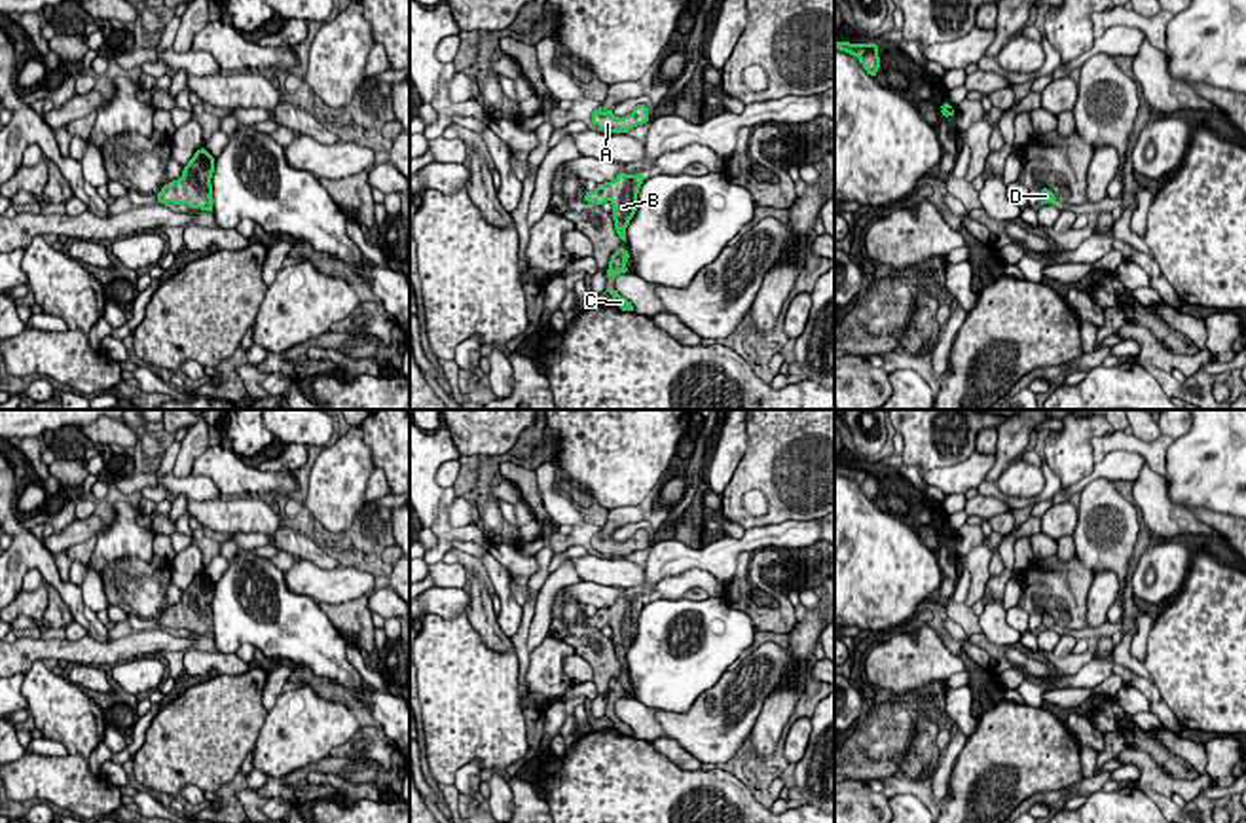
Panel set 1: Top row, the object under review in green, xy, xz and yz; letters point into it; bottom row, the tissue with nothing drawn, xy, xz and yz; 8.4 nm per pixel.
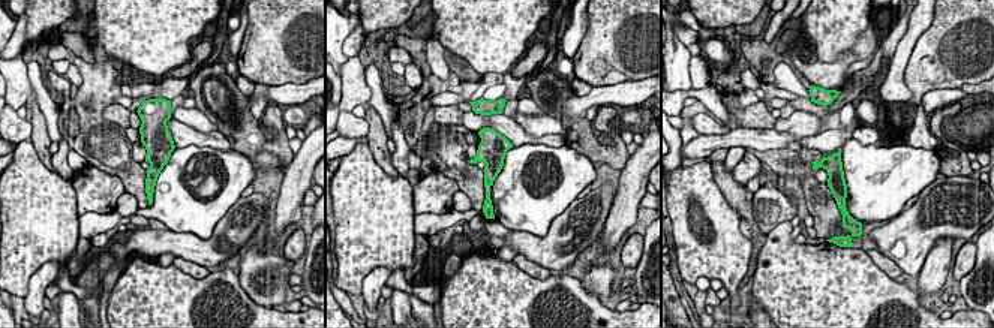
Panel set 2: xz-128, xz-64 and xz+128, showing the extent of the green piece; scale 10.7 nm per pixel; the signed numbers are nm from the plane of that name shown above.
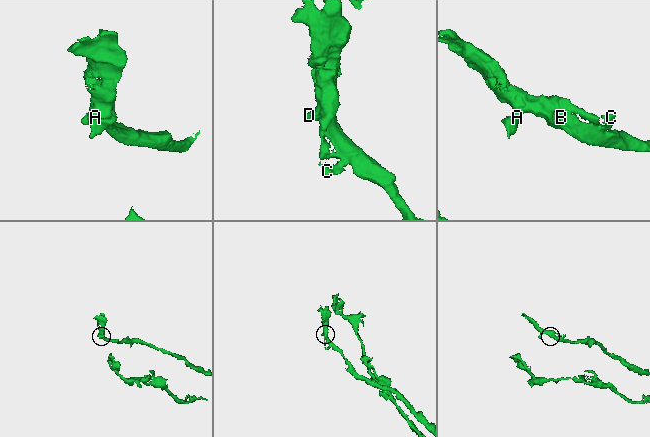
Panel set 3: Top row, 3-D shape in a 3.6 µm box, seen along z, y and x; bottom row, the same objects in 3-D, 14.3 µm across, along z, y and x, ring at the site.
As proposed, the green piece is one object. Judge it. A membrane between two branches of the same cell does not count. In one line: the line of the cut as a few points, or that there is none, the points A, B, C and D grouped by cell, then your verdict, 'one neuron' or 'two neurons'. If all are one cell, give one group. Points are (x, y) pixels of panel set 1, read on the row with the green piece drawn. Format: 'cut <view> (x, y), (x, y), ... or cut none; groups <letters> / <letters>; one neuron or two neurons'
cut none; groups A B C D; one neuron

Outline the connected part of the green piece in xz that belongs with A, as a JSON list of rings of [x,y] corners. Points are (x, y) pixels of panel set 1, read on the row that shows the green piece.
[[[637,104],[632,114],[618,118],[613,114],[613,108],[603,112],[601,106],[592,112],[592,123],[597,125],[603,133],[628,133],[630,129],[649,121],[649,108]]]

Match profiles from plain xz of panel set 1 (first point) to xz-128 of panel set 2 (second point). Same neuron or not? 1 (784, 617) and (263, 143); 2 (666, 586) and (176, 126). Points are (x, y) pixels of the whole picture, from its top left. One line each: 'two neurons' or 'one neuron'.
1: one neuron
2: two neurons

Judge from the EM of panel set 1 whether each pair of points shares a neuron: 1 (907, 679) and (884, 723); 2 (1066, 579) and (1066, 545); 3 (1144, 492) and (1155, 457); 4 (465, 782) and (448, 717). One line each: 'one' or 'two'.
1: two
2: two
3: two
4: two

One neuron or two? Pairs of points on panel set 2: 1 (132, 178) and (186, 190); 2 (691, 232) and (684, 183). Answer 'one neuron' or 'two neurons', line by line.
1: two neurons
2: one neuron

